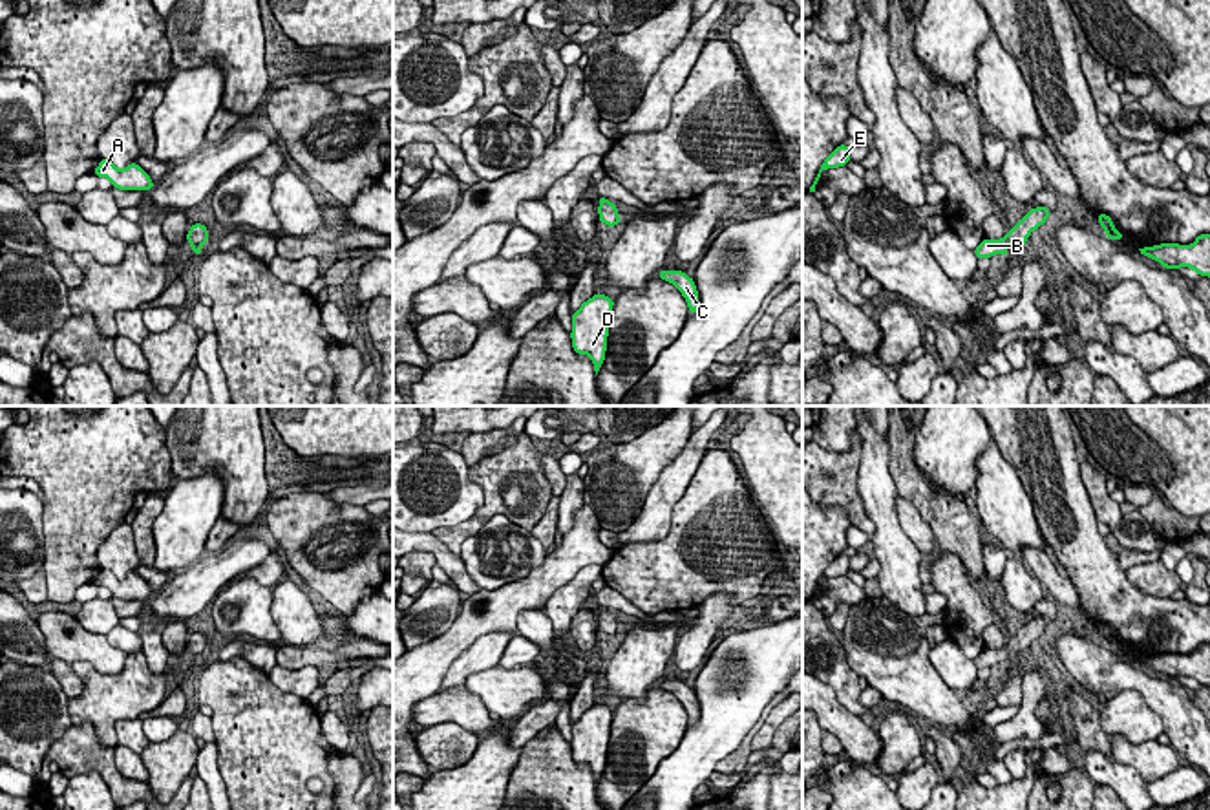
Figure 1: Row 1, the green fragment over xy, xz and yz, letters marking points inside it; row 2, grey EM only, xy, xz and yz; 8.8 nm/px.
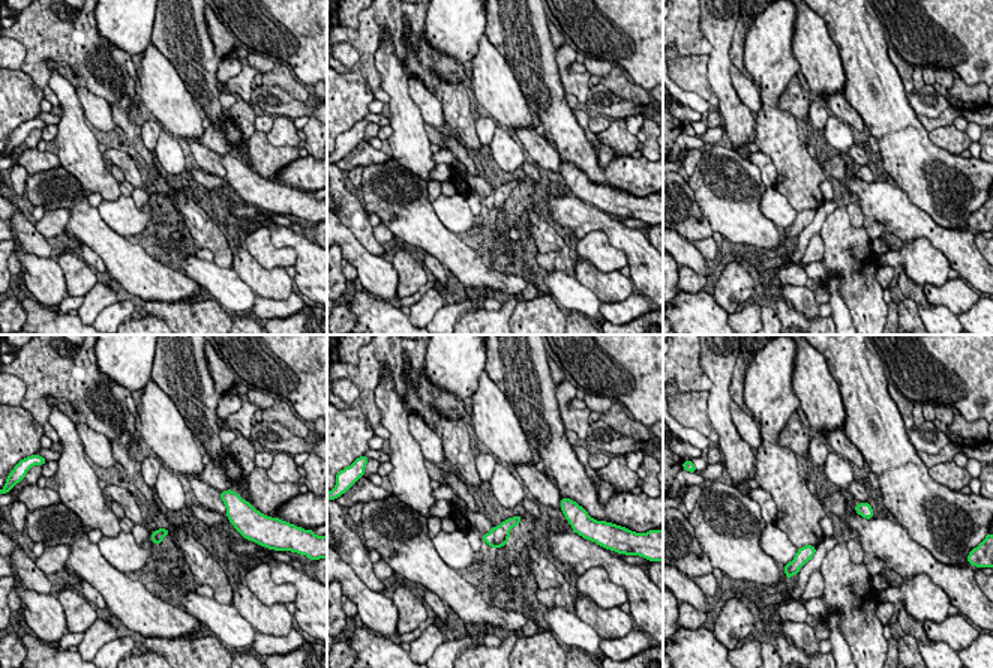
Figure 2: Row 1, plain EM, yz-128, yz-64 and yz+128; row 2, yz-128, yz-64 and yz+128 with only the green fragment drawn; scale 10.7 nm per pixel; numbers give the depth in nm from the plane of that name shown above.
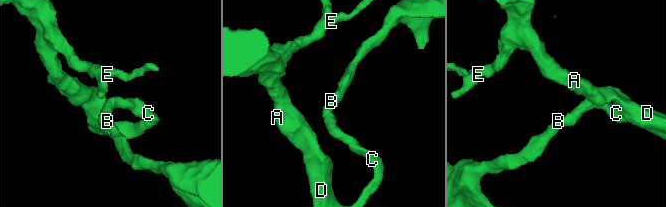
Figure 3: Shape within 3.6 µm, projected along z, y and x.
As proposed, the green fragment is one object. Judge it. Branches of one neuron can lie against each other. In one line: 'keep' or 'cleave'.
keep

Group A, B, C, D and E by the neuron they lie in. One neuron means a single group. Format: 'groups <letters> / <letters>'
groups A B C D E

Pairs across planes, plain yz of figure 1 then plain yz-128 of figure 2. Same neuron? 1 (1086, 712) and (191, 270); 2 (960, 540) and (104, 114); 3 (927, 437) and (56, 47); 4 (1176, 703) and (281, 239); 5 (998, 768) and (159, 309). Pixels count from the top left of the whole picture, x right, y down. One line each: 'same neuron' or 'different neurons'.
1: different neurons
2: different neurons
3: different neurons
4: same neuron
5: same neuron

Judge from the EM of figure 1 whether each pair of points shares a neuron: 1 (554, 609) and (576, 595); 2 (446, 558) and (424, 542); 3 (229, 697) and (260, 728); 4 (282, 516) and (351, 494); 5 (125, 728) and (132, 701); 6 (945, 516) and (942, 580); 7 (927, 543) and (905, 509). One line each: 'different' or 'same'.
1: same
2: same
3: same
4: different
5: different
6: different
7: same

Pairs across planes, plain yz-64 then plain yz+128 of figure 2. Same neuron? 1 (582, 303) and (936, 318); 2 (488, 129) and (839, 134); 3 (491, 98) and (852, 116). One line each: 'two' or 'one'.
1: one
2: two
3: two

